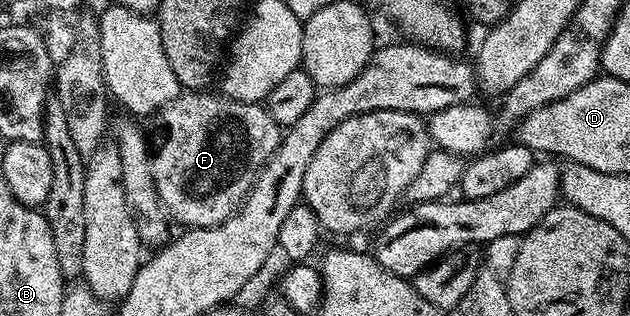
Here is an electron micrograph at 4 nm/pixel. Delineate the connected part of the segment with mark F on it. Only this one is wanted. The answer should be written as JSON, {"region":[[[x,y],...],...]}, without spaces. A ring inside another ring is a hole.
{"region":[[[181,92],[169,106],[156,111],[151,119],[152,182],[156,185],[165,214],[173,223],[181,222],[184,228],[217,226],[226,221],[240,207],[261,166],[276,151],[282,137],[282,128],[263,105],[225,98],[220,92],[208,93]]]}

